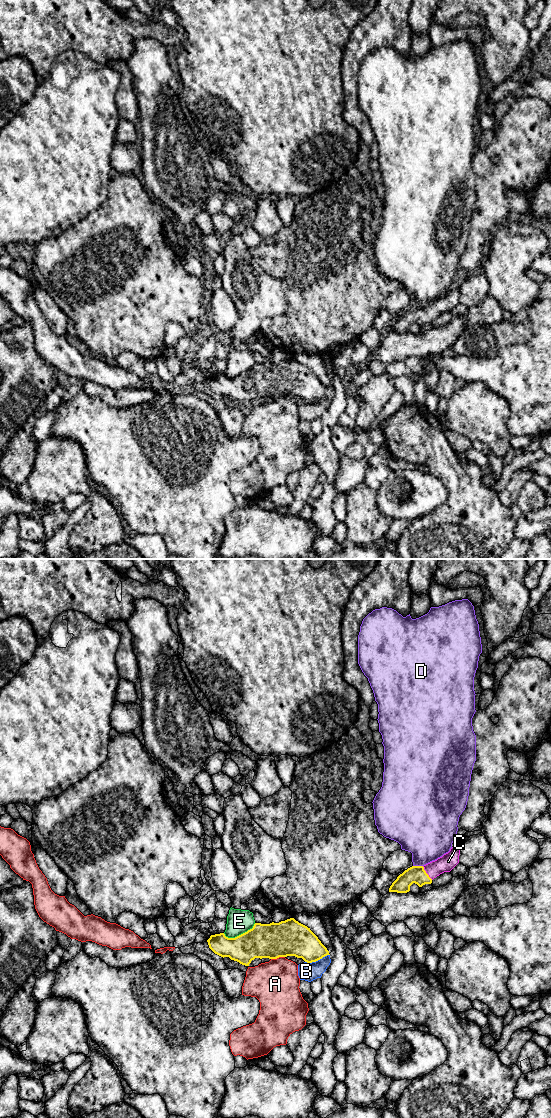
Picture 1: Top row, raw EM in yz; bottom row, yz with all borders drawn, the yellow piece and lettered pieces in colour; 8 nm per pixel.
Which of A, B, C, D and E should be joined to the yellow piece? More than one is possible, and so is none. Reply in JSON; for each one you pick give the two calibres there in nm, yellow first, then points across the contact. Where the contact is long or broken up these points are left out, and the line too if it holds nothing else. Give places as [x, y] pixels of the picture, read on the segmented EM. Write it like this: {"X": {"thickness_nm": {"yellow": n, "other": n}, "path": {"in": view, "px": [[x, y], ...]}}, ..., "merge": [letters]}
{"C": {"thickness_nm": {"yellow": 140, "other": 140}, "path": {"in": "yz", "px": [[416, 874], [426, 873], [448, 861]]}}, "merge": ["C"]}

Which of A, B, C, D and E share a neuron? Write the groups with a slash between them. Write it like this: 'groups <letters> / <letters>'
groups A / B / C / D / E

